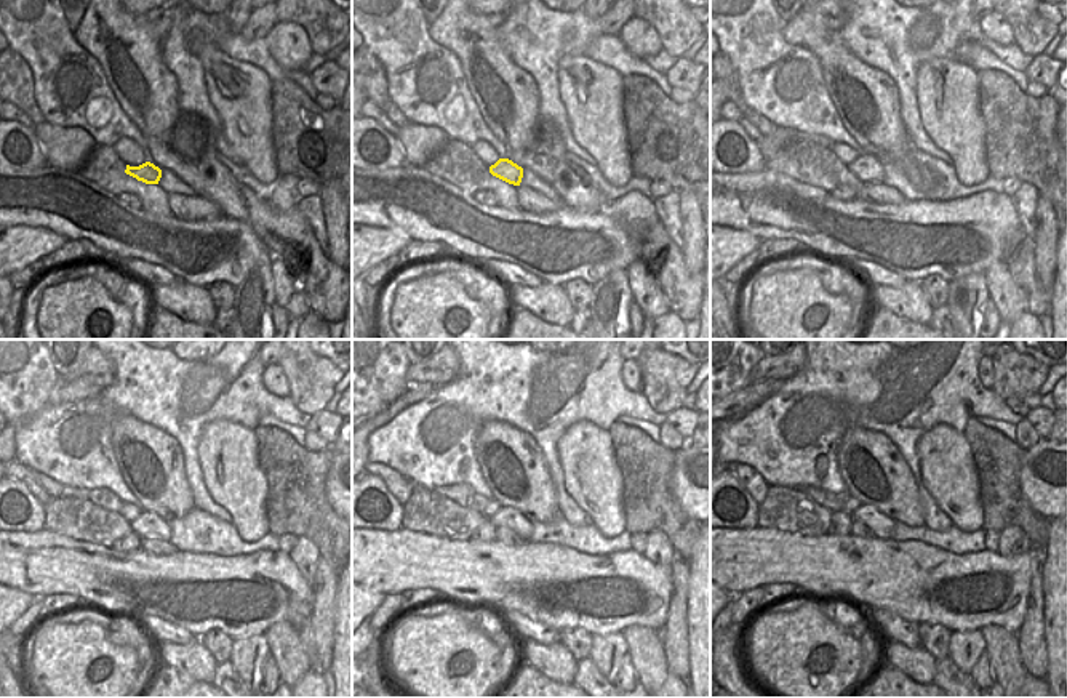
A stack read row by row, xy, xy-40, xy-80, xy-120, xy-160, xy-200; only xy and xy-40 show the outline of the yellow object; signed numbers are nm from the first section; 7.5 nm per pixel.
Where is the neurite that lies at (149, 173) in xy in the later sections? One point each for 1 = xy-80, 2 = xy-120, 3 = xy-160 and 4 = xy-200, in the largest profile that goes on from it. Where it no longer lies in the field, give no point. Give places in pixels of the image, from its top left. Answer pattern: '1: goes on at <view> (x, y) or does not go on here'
1: goes on at xy-80 (869, 168)
2: goes on at xy-120 (151, 525)
3: goes on at xy-160 (512, 519)
4: goes on at xy-200 (880, 525)

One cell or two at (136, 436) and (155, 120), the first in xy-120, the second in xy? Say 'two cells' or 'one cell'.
one cell

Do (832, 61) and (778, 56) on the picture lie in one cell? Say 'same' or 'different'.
different

